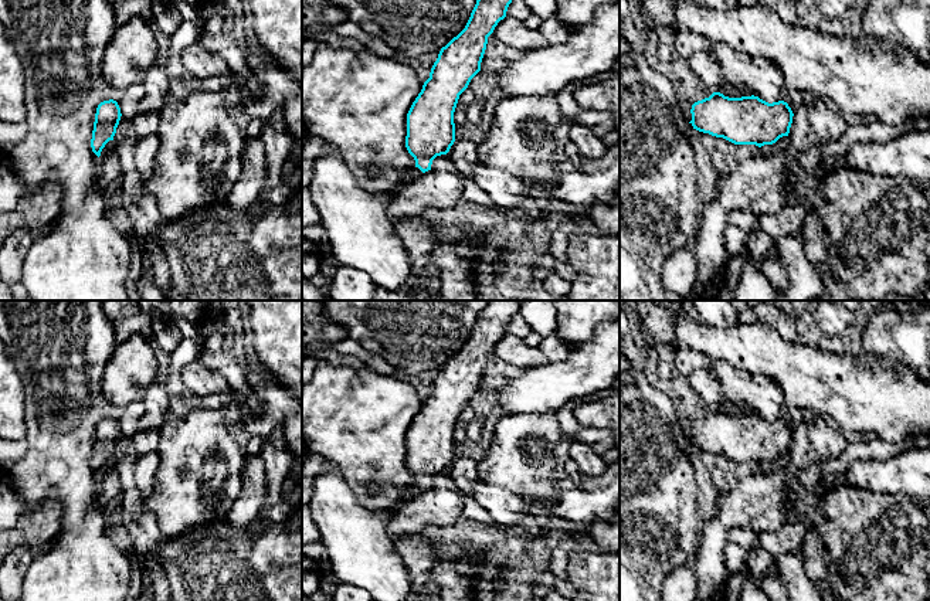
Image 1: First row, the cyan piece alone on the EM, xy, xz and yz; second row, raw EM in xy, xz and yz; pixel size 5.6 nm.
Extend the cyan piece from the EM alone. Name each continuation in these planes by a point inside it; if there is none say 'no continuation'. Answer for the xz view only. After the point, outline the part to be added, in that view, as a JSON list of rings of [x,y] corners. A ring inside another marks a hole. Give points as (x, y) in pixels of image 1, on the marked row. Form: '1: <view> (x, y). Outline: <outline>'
1: xz (414, 173). Outline: [[[413,167],[407,174],[404,176],[404,183],[396,189],[388,190],[384,194],[381,194],[384,204],[388,203],[405,184],[410,184],[421,177],[422,172],[418,167]]]

